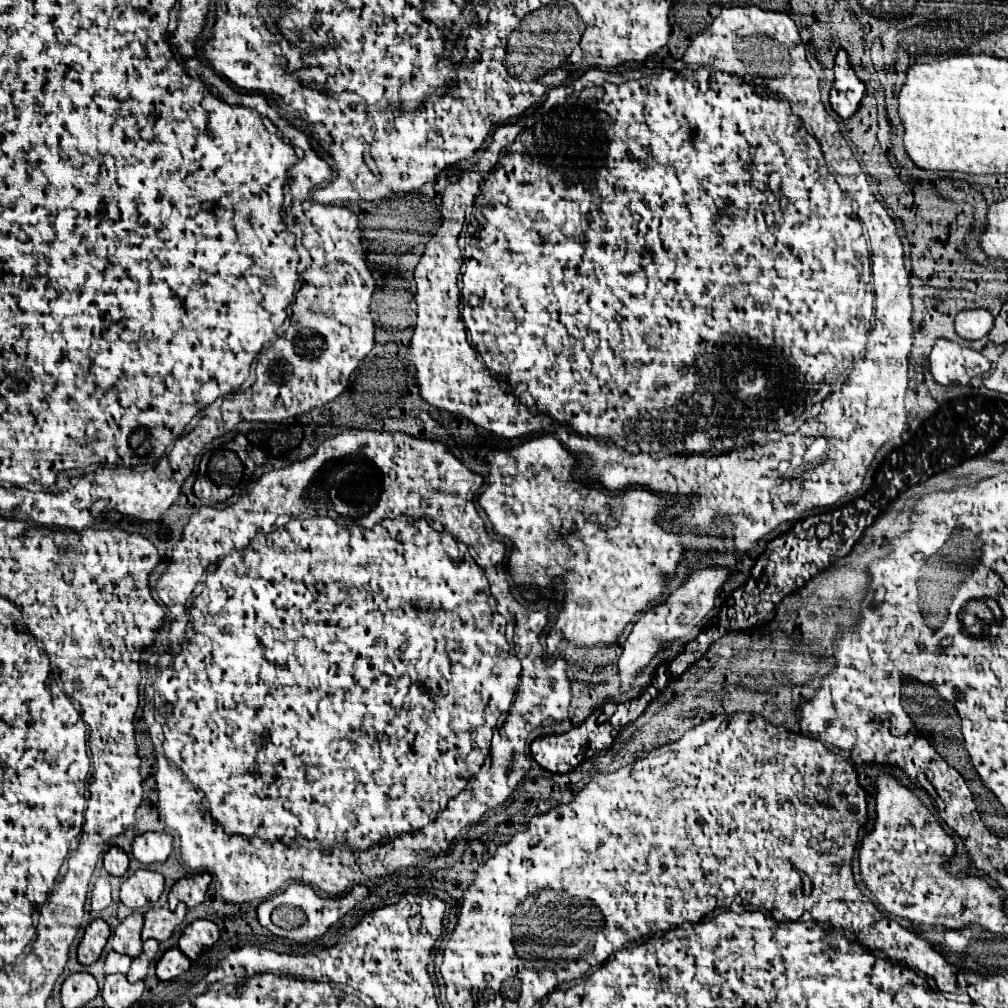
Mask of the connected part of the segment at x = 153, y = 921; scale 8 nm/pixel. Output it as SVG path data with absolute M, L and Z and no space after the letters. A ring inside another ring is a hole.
M183 903L177 905L175 911L169 911L165 907L155 907L155 909L149 909L145 913L145 925L143 925L143 941L145 939L155 939L155 941L167 941L175 927L185 919L185 913L187 913L187 907Z

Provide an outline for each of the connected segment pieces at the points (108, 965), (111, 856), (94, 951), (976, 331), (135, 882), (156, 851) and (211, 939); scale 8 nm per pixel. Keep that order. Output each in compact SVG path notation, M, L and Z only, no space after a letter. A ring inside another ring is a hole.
M109 951L107 959L105 959L105 975L111 975L111 973L123 973L125 975L129 971L129 965L131 965L131 959L127 955Z
M111 847L111 849L105 853L103 865L105 865L105 871L107 871L109 875L123 877L123 875L127 873L127 869L129 869L129 857L125 855L123 849Z
M93 919L85 927L85 935L77 947L77 961L81 965L95 963L107 943L107 939L109 939L109 925L103 919Z
M985 309L961 311L955 317L955 333L965 341L977 341L985 337L993 327L993 317Z
M139 869L123 881L119 897L125 907L141 909L149 903L155 903L161 893L163 893L163 875L149 869Z
M143 833L135 837L133 843L133 857L143 865L163 863L171 851L173 851L173 835L167 833Z
M199 919L193 921L191 925L185 927L185 931L179 937L177 947L191 959L195 961L203 951L207 951L215 941L219 939L219 929L215 923Z

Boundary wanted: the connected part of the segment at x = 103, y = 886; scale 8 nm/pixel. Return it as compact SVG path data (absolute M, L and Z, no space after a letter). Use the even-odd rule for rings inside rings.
M99 877L93 891L91 891L91 909L101 913L111 903L111 885L107 877Z

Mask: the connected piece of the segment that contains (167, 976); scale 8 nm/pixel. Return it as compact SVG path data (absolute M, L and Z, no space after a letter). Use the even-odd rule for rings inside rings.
M171 947L159 959L155 975L159 981L171 981L171 979L179 977L181 973L185 973L189 969L189 965L191 965L191 961L177 947Z

